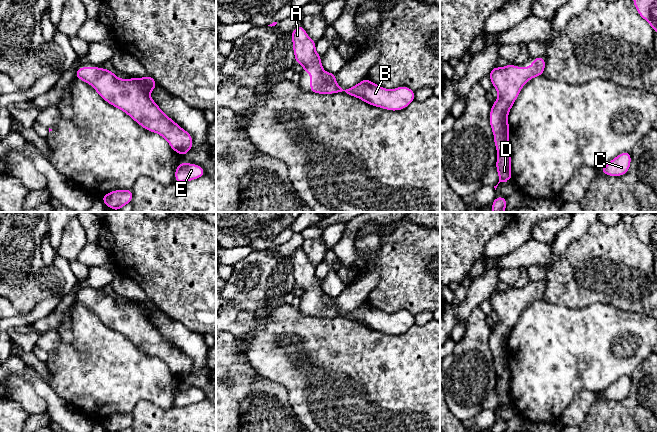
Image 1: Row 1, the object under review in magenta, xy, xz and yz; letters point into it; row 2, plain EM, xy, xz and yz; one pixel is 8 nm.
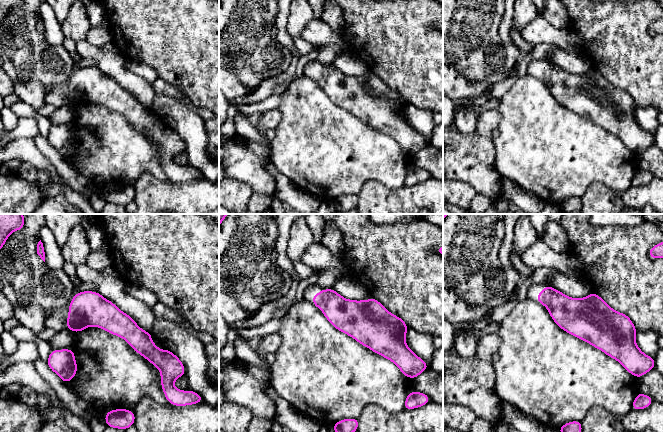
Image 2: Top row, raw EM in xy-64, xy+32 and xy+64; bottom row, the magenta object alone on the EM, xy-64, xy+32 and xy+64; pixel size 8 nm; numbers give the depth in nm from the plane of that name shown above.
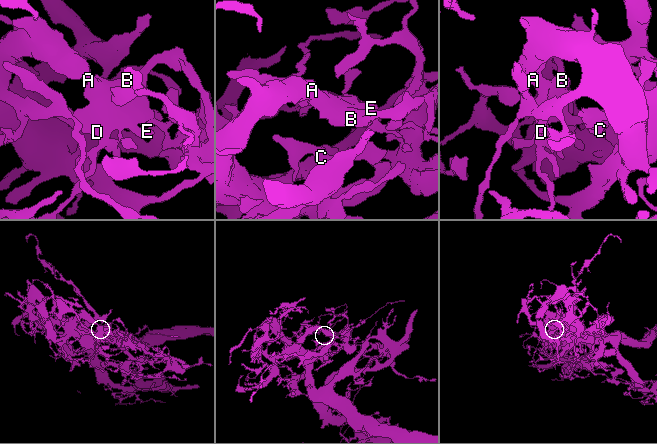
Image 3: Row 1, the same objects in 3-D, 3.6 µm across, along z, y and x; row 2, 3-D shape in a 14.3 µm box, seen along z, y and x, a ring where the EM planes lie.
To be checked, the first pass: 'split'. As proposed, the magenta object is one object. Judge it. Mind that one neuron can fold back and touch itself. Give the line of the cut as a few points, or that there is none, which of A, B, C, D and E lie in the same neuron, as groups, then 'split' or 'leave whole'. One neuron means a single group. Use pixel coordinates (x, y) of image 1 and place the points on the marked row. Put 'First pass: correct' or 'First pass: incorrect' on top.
First pass: incorrect
no cut | A B C D E | leave whole

